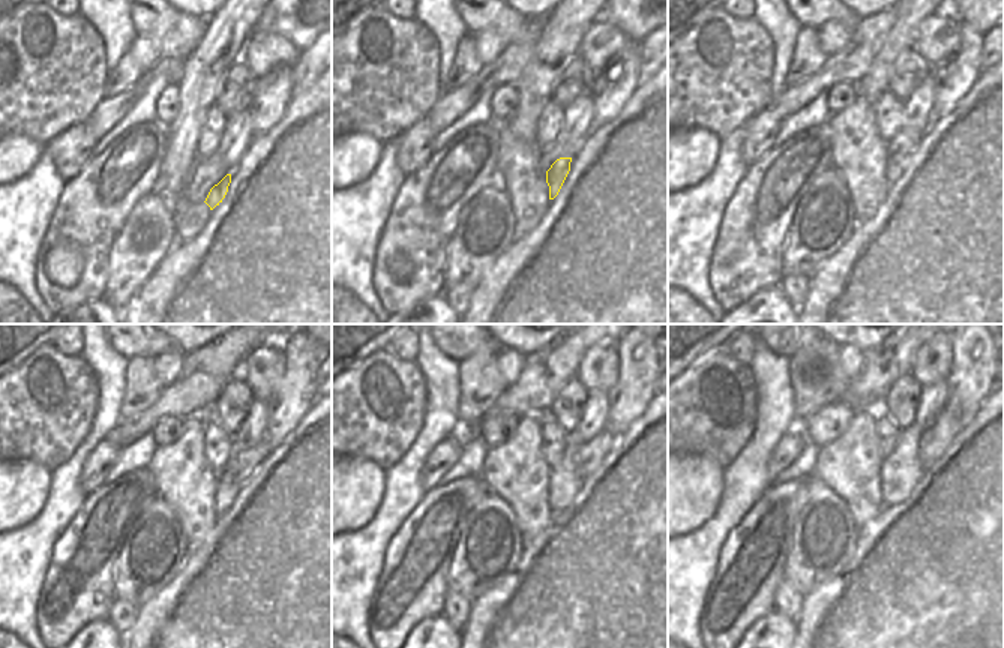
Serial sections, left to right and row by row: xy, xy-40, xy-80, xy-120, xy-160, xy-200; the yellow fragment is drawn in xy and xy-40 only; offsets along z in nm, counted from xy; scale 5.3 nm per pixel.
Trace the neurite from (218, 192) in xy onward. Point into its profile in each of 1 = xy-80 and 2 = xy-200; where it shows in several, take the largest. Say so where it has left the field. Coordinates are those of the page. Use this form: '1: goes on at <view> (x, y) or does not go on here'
1: goes on at xy-80 (896, 164)
2: goes on at xy-200 (901, 470)

